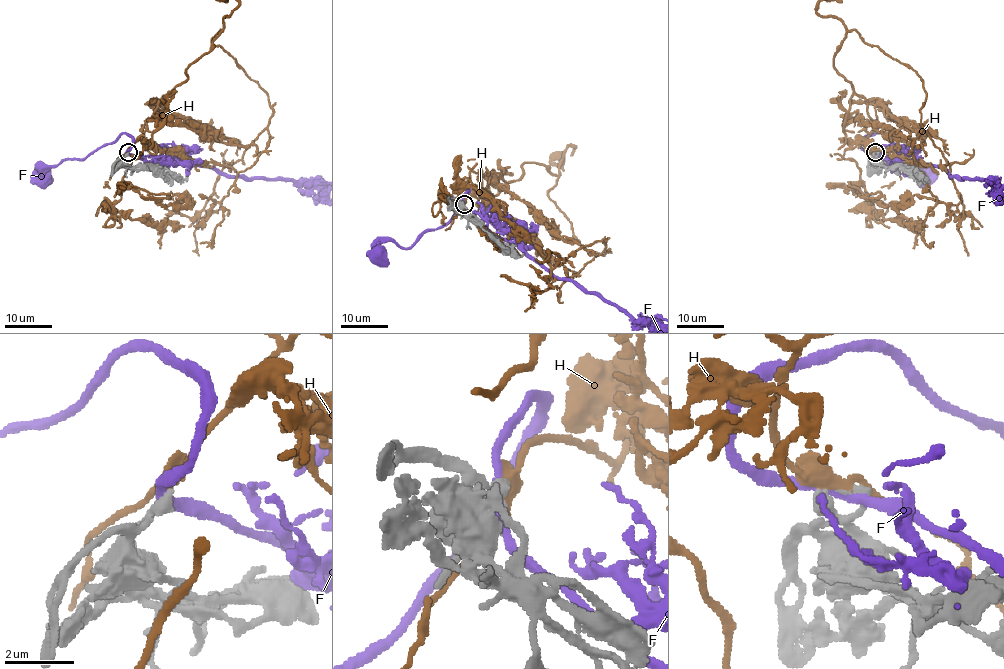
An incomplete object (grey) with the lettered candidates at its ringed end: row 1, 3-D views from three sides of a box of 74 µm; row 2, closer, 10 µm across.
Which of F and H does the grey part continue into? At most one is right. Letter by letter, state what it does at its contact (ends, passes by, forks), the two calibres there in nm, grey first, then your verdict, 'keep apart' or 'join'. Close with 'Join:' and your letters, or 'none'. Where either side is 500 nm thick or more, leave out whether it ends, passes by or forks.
F: it passes by; calibres 160 and 280 nm; keep apart
H: it passes by; calibres 160 and 320 nm; join
Join: H

